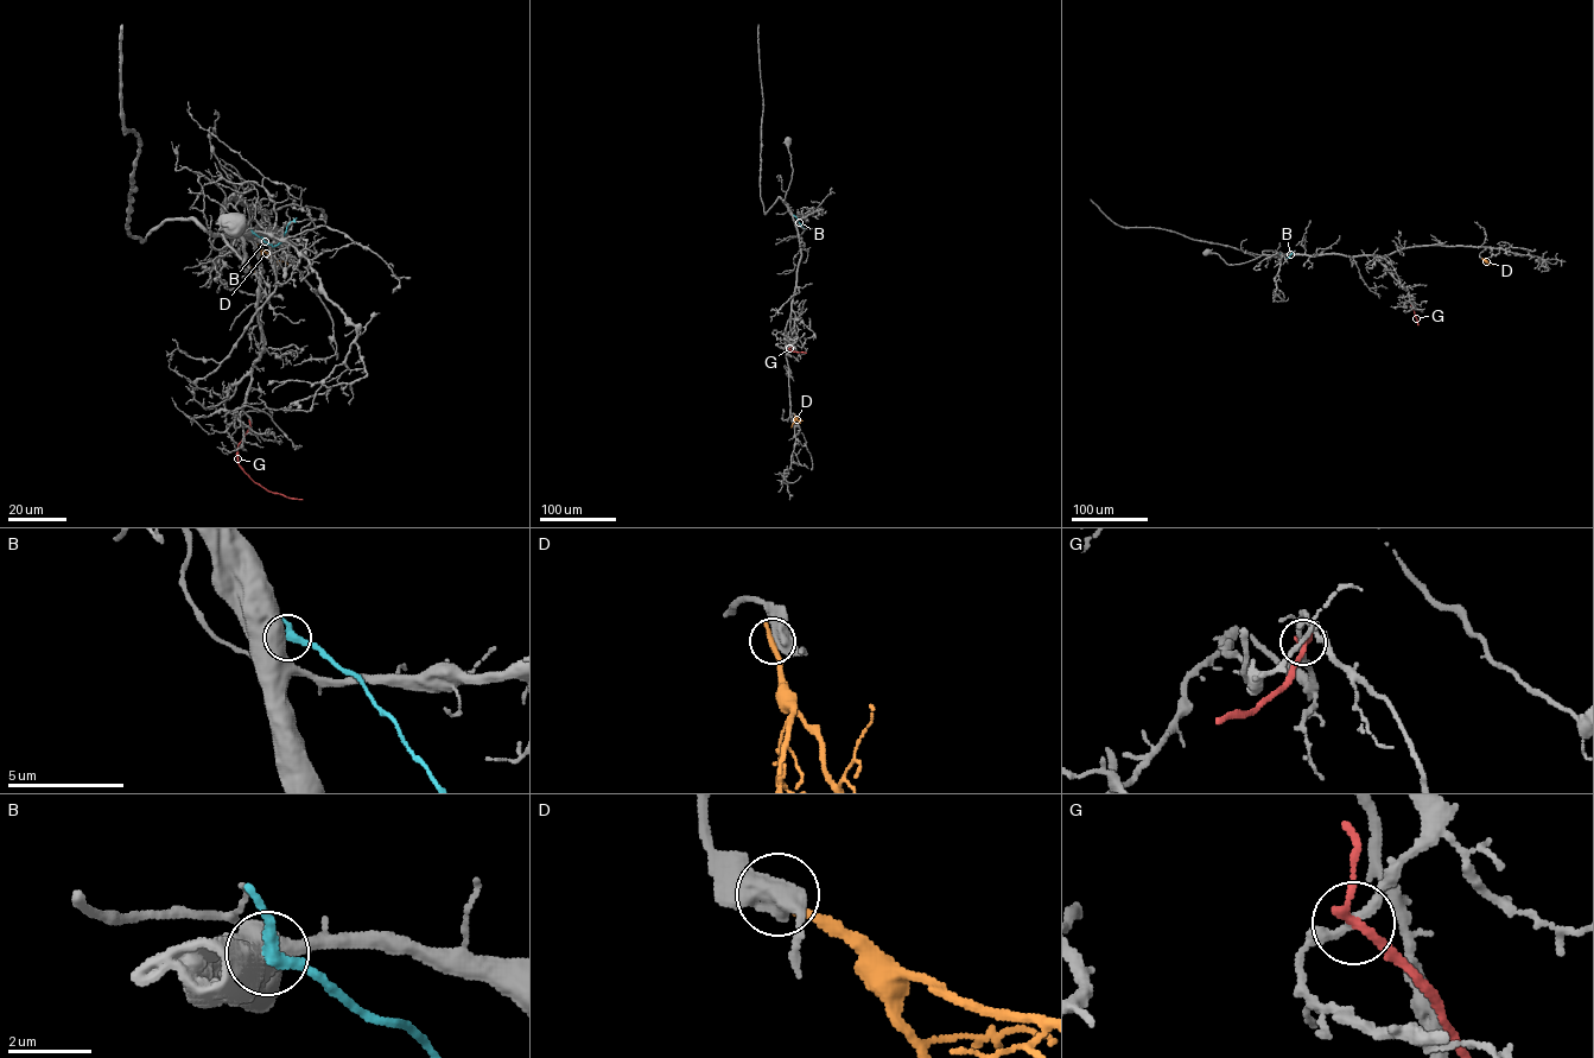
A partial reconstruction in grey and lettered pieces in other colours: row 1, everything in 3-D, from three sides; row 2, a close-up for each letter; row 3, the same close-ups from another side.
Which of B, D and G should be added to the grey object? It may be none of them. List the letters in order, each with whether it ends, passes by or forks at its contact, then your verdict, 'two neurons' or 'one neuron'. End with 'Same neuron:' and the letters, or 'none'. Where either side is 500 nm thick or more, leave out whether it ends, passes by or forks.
B: two neurons
D: two neurons
G: it passes by; two neurons
Same neuron: none

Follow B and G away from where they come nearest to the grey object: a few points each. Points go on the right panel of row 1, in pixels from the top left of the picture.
B: (1281, 254), (1288, 258), (1295, 251)
G: (1410, 305), (1418, 324)

